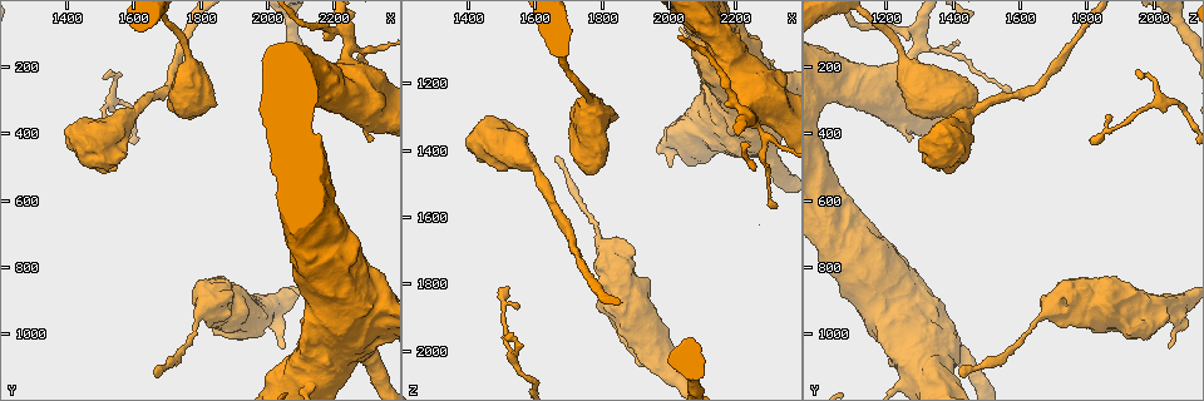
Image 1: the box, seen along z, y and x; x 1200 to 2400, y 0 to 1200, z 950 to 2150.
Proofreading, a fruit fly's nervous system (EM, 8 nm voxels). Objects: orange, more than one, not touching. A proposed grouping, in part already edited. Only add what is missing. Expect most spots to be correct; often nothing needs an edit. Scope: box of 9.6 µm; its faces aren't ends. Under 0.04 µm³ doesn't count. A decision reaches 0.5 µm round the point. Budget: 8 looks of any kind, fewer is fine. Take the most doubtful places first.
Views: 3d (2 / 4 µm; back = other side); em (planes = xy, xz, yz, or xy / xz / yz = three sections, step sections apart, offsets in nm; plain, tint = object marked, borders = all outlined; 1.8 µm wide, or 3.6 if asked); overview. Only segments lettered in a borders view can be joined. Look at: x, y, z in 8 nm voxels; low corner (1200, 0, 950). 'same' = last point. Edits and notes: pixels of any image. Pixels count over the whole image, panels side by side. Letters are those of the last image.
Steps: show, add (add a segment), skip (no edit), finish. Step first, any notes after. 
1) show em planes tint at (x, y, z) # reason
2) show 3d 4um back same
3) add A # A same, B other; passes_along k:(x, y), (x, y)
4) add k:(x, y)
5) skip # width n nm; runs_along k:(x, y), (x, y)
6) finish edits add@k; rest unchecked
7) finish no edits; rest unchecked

show em 3.6um planes borders at (2300, 420, 1260) # stops while still wide

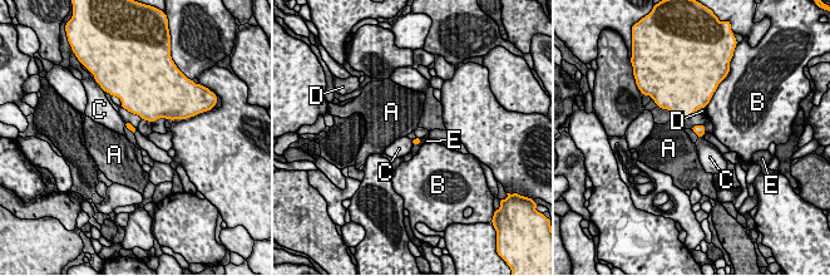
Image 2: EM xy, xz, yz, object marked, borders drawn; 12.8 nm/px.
skip # A other, B other, C other, D other, E other; border 2:(411, 139), (413, 144); no lettered segment goes on from it

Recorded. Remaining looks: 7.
show em xy step 8 tint at (1670, 1120, 1420) # thin end

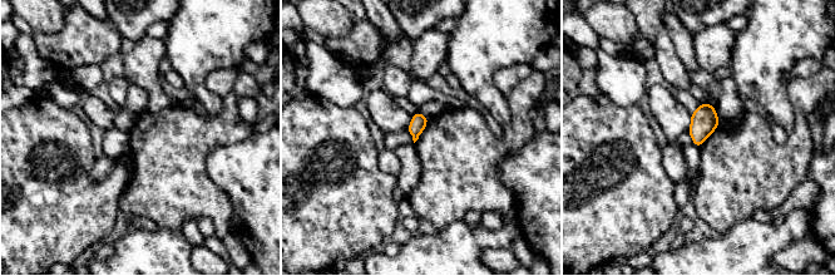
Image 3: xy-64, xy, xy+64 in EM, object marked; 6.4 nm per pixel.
show em planes borders same

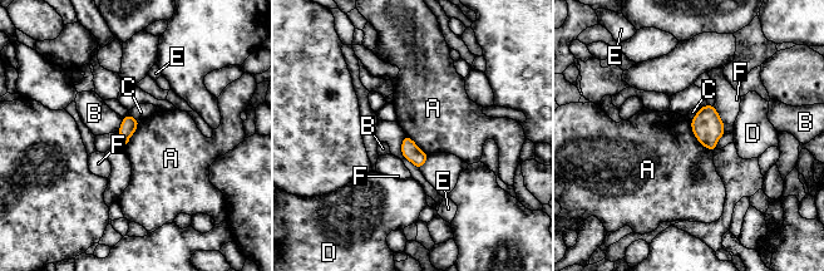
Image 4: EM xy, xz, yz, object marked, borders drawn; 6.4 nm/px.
skip # longest_contact A 260 nm; A other, B other, C other, D other, E other, F other; border 4:(690, 119), (692, 134), (711, 152); none of them fits

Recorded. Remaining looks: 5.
show em planes borders at (2050, 1050, 2040) # an open end

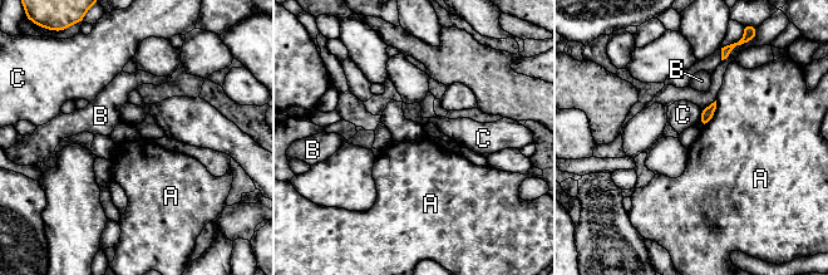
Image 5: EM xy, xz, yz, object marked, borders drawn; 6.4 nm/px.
skip # A other, B other, C other; border 5:(716, 101), (714, 116), (703, 128); no lettered segment goes on from it

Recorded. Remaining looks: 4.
finish no edits; rest unchecked

